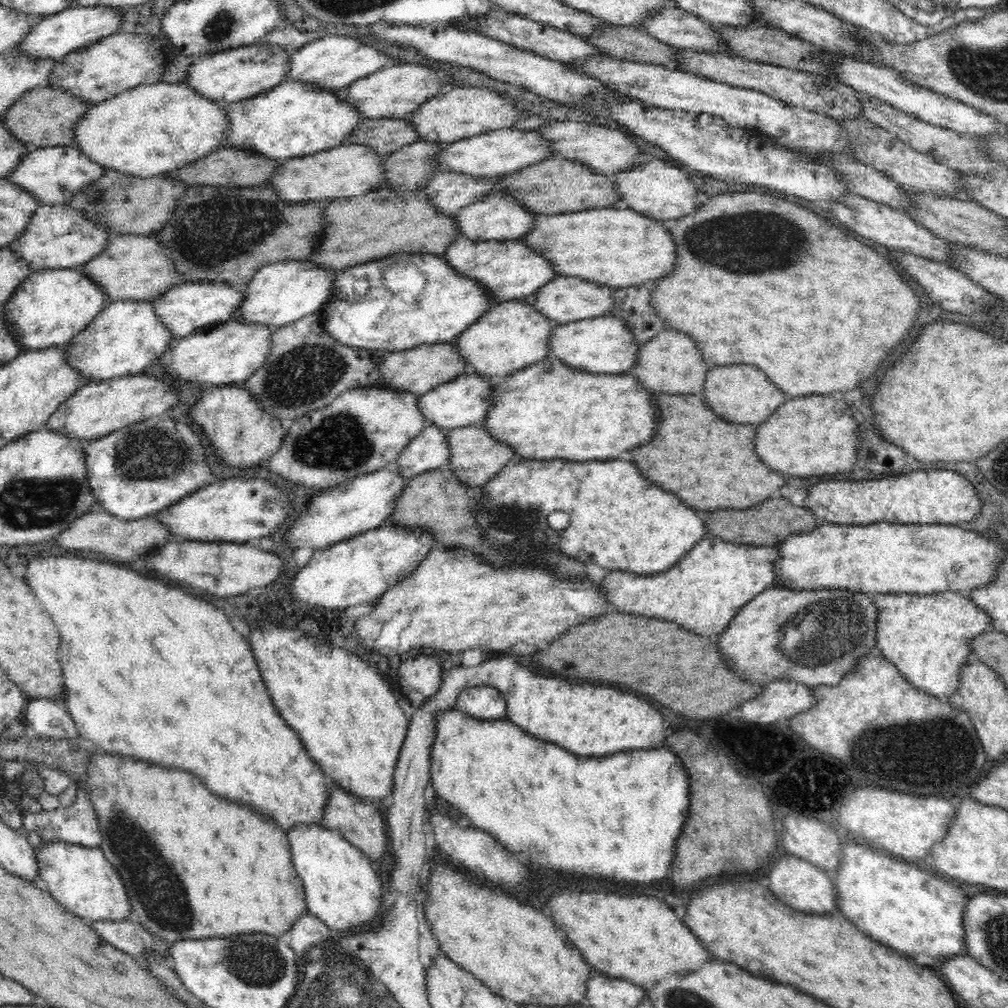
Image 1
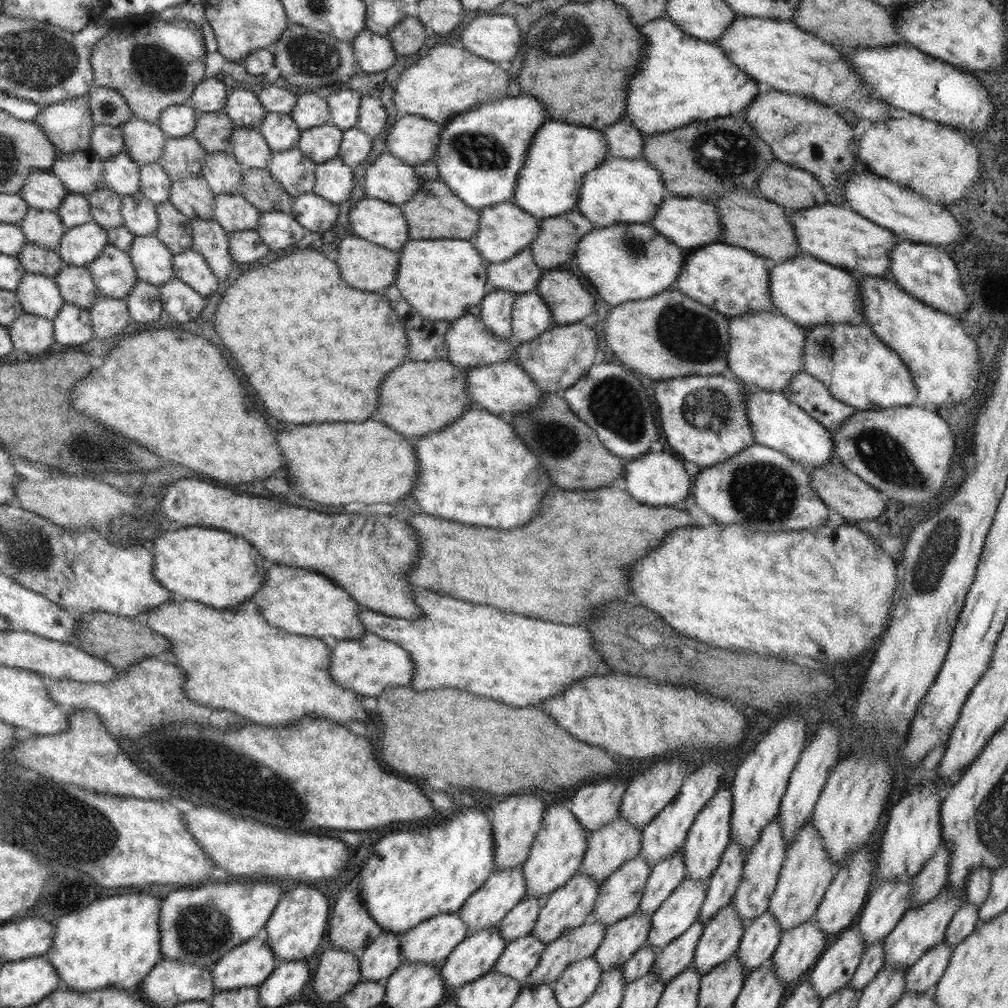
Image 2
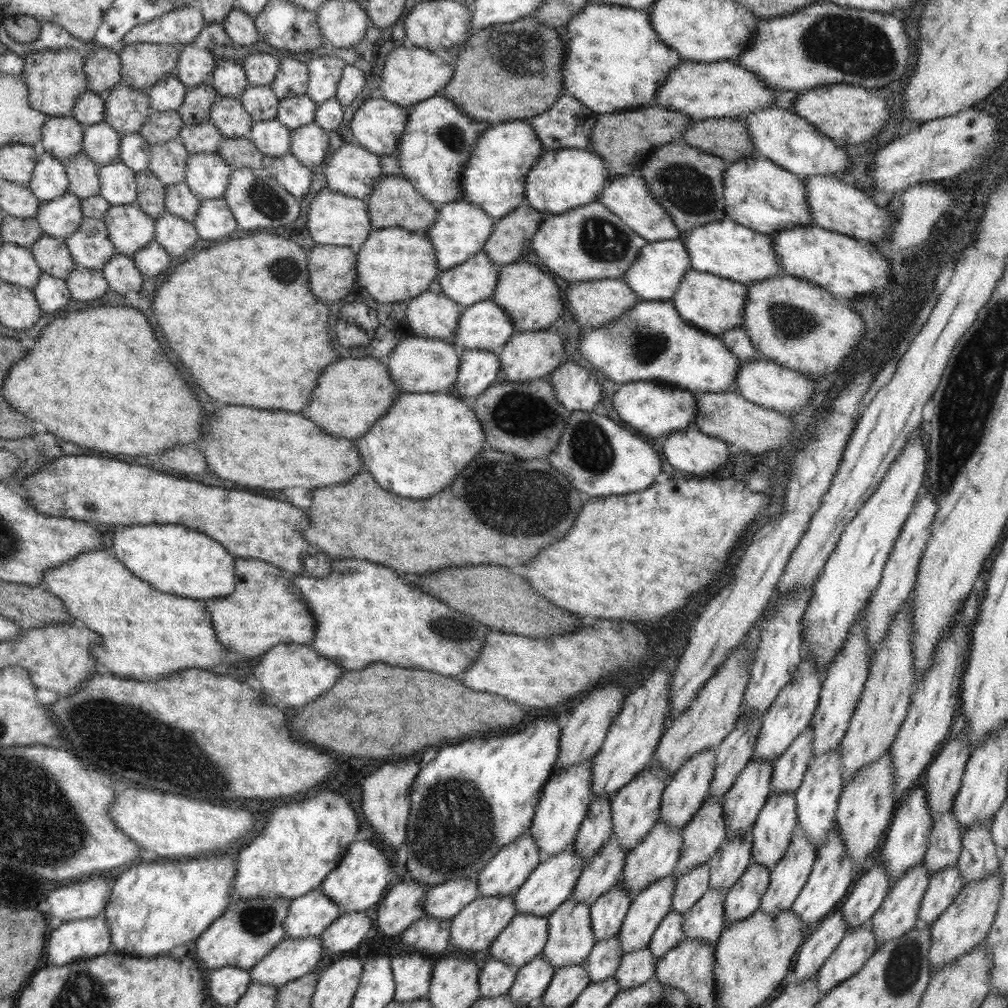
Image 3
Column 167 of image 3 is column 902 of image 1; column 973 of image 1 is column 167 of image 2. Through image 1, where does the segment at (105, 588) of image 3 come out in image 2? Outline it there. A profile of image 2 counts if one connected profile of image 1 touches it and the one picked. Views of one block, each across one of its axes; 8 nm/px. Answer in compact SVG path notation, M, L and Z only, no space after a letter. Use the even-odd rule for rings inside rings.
M177 597L148 610L144 624L170 640L174 664L184 672L184 694L198 704L208 708L222 708L238 714L246 721L252 720L260 726L274 728L298 723L304 717L326 719L338 724L344 724L348 720L366 722L370 718L368 712L364 712L368 709L361 705L362 696L342 688L332 680L328 672L330 641L292 634L268 624L252 598L246 599L237 607L217 609Z

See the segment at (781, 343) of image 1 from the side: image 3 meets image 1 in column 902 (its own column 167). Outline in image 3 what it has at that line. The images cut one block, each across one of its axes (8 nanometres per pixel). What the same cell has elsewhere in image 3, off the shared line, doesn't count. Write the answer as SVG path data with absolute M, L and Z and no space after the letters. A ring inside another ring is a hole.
M254 234L245 238L231 239L227 242L218 242L204 250L195 253L176 267L176 270L157 288L156 298L152 308L156 312L156 320L162 326L168 342L172 342L172 350L178 358L188 366L194 374L198 386L214 400L224 404L238 404L238 406L252 406L252 408L268 408L268 410L286 410L286 412L302 412L316 388L316 380L320 372L334 360L334 350L330 346L330 328L328 328L328 308L316 300L310 292L308 284L308 259L302 247L295 240L276 236L276 234Z

